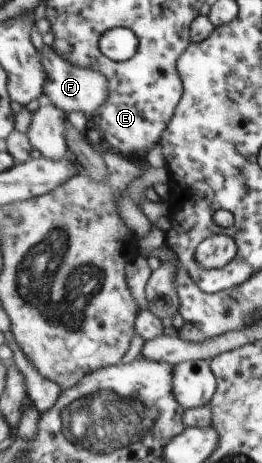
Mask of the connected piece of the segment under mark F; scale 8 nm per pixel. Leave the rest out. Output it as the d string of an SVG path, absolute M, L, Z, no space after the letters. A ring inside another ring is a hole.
M44 47L41 55L42 63L48 73L45 93L48 99L54 103L54 106L60 107L67 113L82 111L88 119L92 119L109 97L108 79L105 75L99 71L72 64L52 47Z

